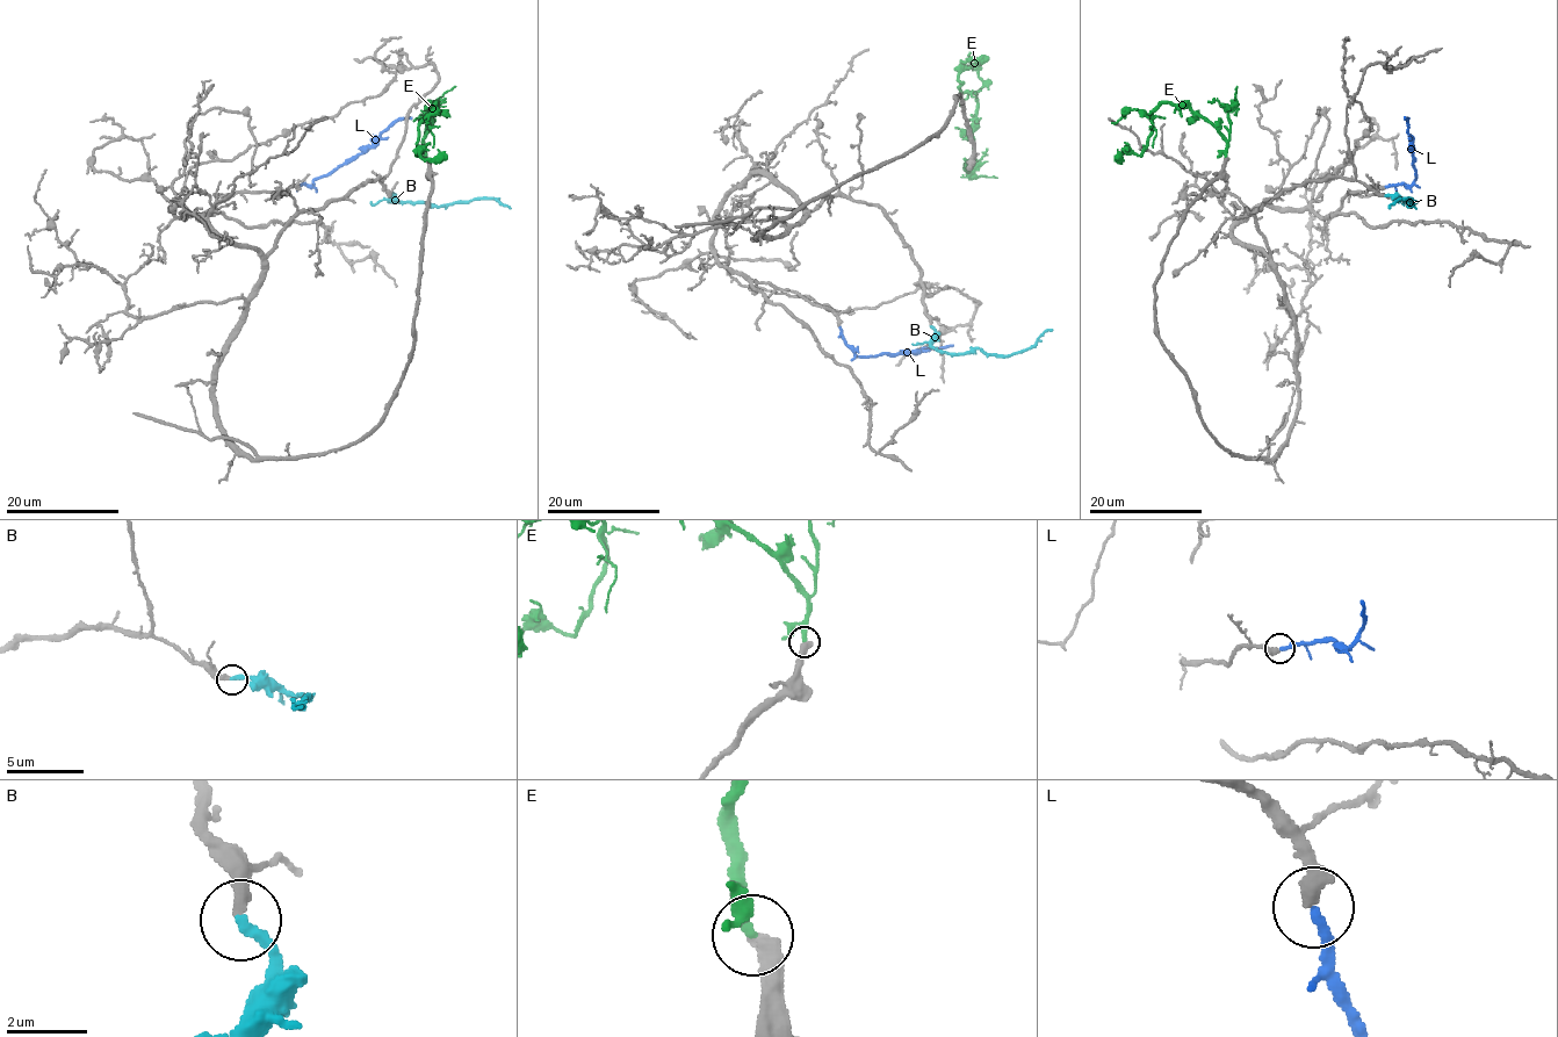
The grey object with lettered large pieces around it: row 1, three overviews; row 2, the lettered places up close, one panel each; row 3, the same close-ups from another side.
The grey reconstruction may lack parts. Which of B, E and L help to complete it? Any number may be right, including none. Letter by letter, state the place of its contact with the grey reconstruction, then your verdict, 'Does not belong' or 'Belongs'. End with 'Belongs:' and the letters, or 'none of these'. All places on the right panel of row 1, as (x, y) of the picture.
B: Touches grey at (1385, 196). Belongs
E: Touches grey at (1226, 158). Does not belong
L: Touches grey at (1385, 187). Belongs
Belongs: B, L

